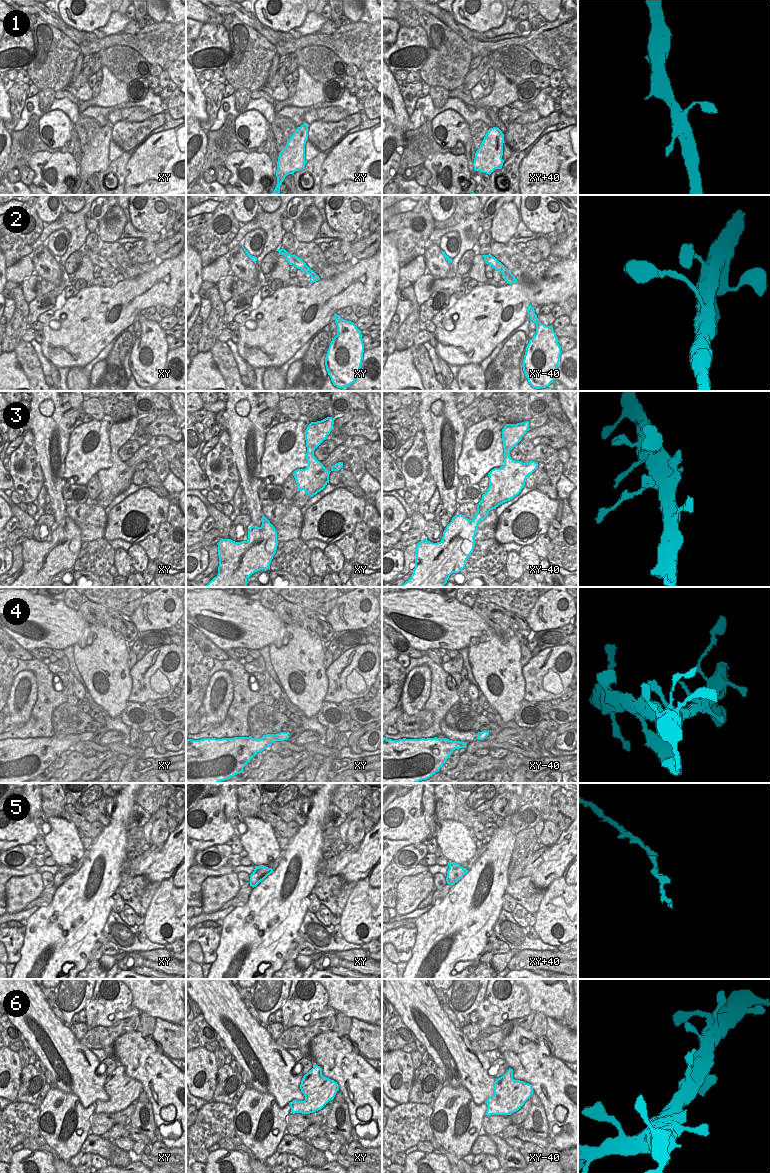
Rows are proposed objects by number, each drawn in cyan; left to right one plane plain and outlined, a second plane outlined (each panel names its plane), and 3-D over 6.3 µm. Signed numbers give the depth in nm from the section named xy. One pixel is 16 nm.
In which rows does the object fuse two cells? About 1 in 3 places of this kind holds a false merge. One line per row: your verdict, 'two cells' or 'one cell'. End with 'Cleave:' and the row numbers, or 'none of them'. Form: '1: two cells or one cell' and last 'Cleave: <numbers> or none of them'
1: one cell
2: one cell
3: one cell
4: one cell
5: two cells
6: one cell
Cleave: 5

